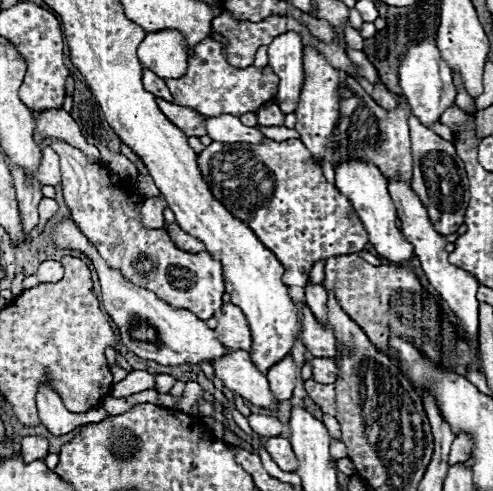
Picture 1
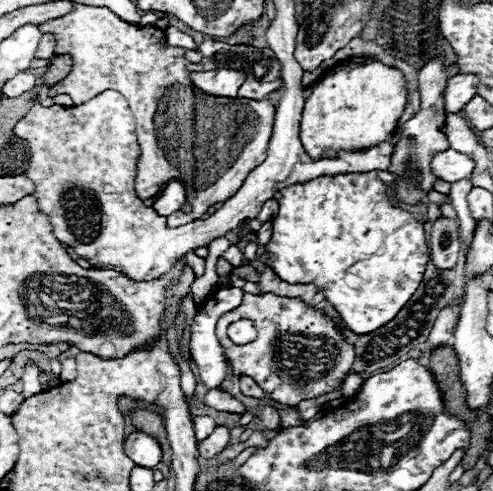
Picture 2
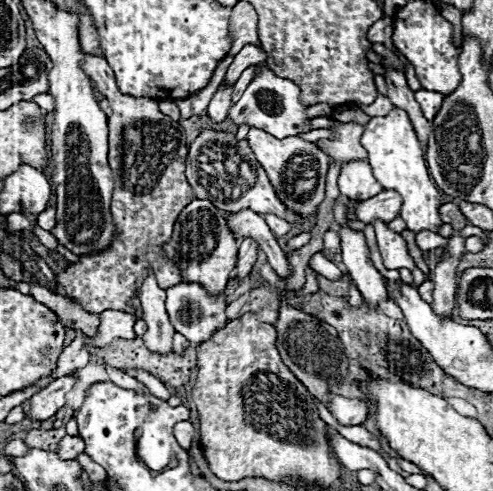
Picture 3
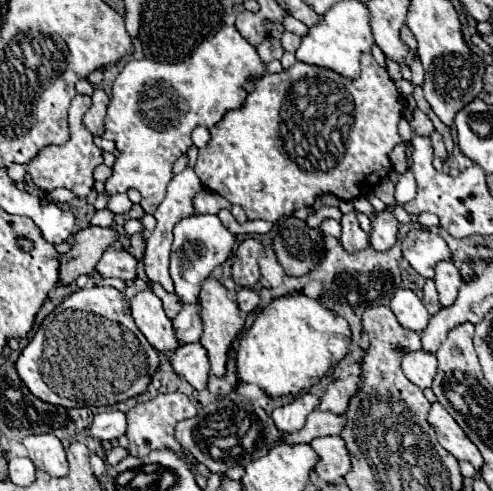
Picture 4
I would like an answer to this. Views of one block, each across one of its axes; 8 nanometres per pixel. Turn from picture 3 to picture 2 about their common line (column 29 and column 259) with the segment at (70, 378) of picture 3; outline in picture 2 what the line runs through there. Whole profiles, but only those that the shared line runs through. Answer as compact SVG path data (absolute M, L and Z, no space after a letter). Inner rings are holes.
M266 406L266 408L258 414L258 418L262 420L262 424L264 424L266 430L278 430L278 432L284 430L284 424L282 424L282 420L280 420L278 410L274 410L274 408L270 408L270 406Z

